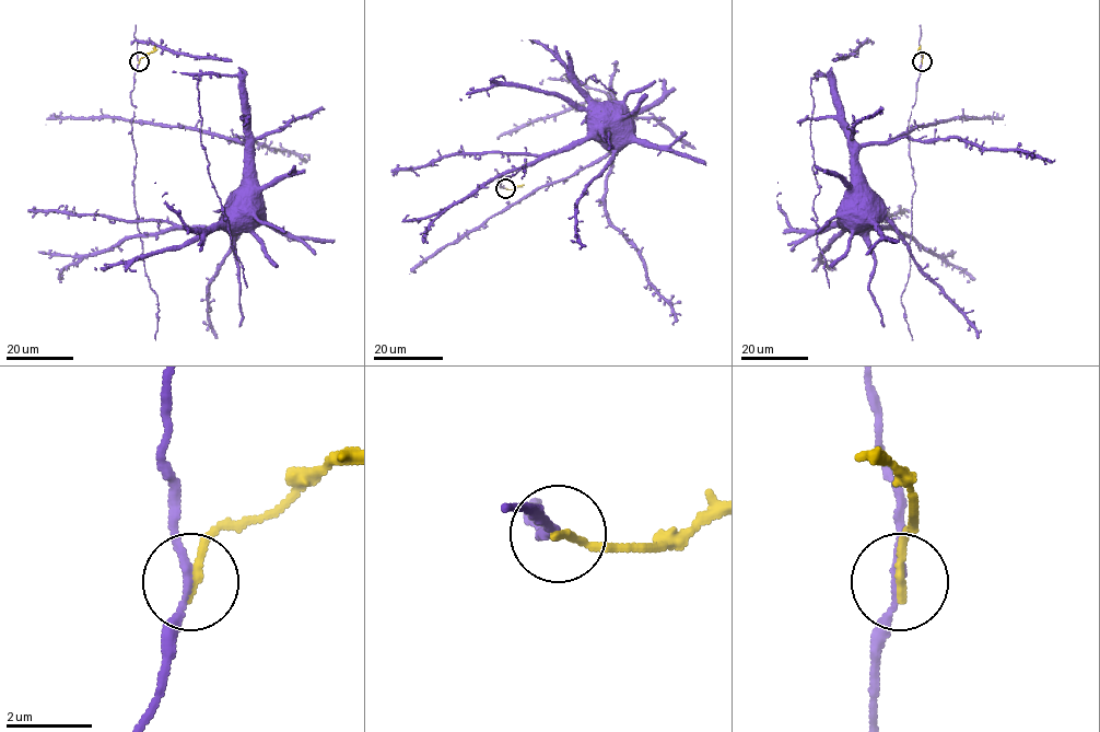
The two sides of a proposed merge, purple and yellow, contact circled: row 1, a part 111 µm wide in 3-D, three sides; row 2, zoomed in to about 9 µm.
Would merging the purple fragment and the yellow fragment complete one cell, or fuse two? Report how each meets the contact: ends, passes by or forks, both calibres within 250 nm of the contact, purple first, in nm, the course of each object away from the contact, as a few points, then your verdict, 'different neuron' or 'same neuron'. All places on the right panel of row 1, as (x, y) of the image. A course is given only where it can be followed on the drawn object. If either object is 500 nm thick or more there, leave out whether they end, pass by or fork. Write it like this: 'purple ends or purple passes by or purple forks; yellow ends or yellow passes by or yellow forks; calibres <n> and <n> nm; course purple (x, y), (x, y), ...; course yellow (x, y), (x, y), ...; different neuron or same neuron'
purple passes by; yellow ends; calibres 170 and 240 nm; course purple (922, 61), (907, 129), (915, 182), (911, 233), (873, 228), (843, 206); course yellow (922, 62), (921, 45); different neuron

